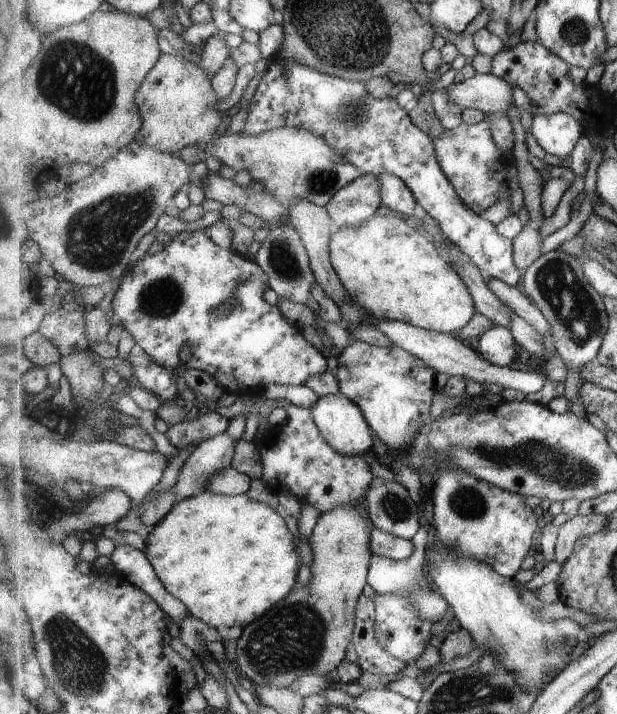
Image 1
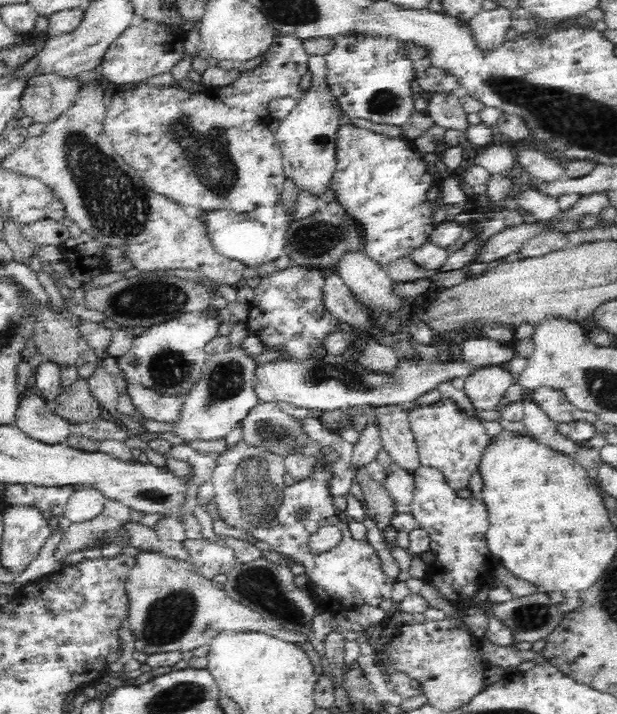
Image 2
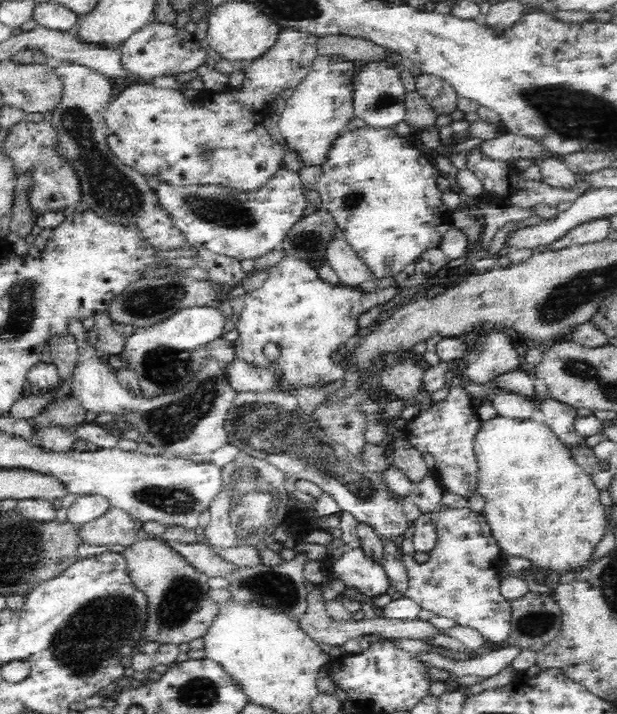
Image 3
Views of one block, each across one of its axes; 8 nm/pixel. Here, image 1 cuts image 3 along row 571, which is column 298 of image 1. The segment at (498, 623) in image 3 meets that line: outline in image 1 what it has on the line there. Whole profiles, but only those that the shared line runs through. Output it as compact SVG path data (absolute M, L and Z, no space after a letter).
M290 403L285 408L287 422L273 425L258 440L257 466L262 469L261 479L274 492L284 489L297 496L302 504L313 504L327 514L339 506L357 506L369 515L367 491L374 478L363 457L341 456L327 442L315 424L313 412Z

